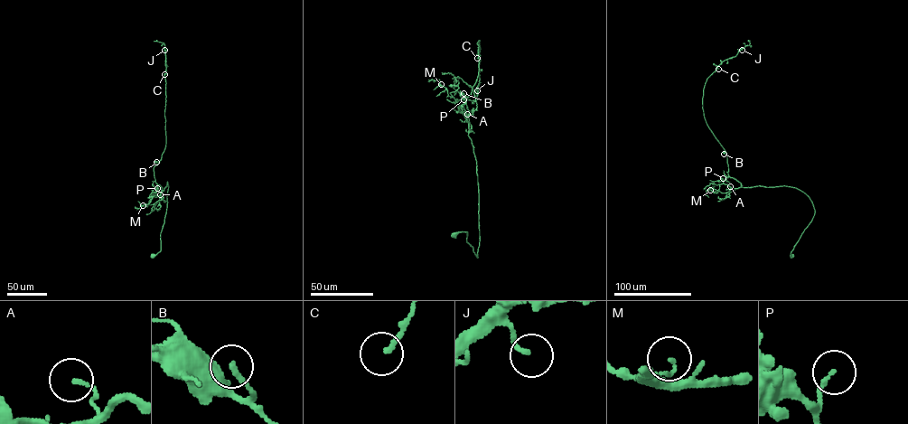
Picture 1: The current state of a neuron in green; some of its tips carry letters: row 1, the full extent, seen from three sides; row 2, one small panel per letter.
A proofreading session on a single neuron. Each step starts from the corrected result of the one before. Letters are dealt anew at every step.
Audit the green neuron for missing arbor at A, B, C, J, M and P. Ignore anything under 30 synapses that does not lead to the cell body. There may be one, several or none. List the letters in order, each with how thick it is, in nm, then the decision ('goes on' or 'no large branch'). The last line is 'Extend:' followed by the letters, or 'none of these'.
A: 110 nm thick; no large branch
B: 170 nm thick; no large branch
C: 160 nm thick; no large branch
J: 140 nm thick; no large branch
M: 110 nm thick; no large branch
P: 130 nm thick; no large branch
Extend: none of these

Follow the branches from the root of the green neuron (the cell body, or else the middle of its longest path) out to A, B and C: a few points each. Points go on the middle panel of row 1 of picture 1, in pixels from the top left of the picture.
A: (454, 235), (467, 232), (467, 242), (478, 258), (476, 158), (465, 117), (467, 114)
B: (454, 235), (467, 232), (478, 258), (478, 176), (471, 125), (458, 102), (467, 98), (463, 93)
C: (454, 235), (467, 232), (478, 258), (476, 160), (471, 125), (458, 102), (477, 80), (479, 40), (477, 58)

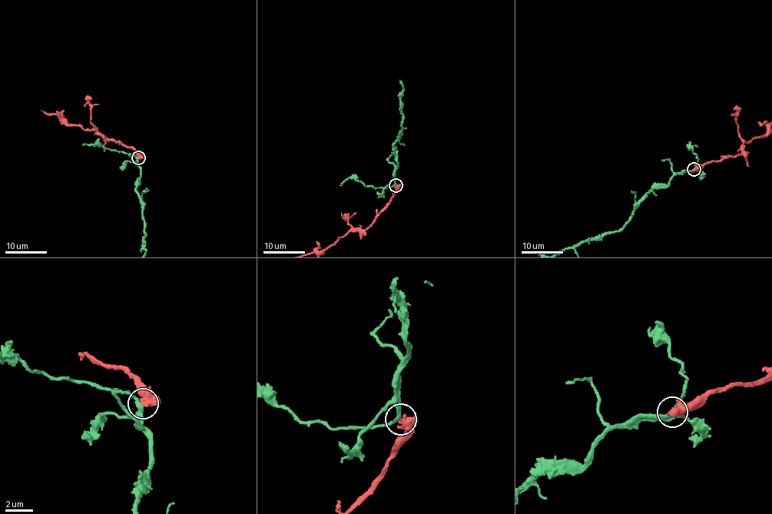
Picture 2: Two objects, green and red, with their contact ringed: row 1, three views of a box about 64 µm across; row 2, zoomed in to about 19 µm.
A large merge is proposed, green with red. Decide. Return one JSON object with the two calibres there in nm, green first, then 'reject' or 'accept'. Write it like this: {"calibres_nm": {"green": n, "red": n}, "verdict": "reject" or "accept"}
{"calibres_nm": {"green": 240, "red": 360}, "verdict": "accept"}

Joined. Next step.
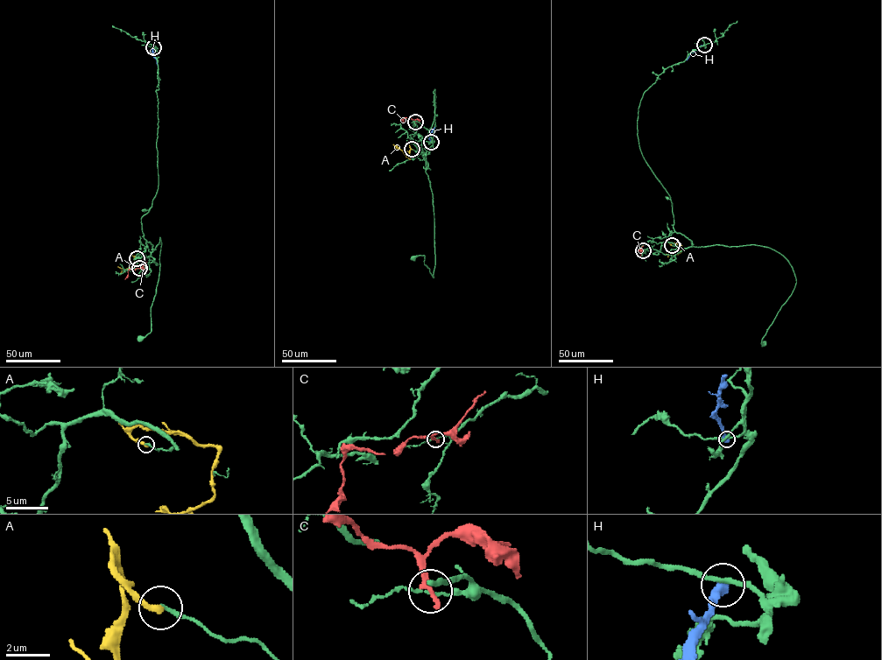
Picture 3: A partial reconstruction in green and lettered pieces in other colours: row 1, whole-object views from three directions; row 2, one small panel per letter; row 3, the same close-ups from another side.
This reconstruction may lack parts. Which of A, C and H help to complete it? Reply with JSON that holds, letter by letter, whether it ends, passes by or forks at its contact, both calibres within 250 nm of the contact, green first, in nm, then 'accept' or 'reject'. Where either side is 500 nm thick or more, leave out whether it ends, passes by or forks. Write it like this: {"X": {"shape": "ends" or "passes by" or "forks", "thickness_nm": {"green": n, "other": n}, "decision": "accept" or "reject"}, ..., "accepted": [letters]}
{"A": {"shape": "ends", "thickness_nm": {"green": 160, "other": 300}, "decision": "reject"}, "C": {"shape": "ends", "thickness_nm": {"green": 100, "other": 280}, "decision": "reject"}, "H": {"shape": "ends", "thickness_nm": {"green": 190, "other": 460}, "decision": "reject"}, "accepted": []}

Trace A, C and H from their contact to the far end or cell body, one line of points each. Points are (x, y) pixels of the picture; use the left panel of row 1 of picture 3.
A: (137, 258), (134, 256), (135, 263), (131, 267), (123, 270), (118, 266)
C: (140, 268), (129, 270), (125, 279)
H: (154, 47), (153, 56), (158, 66)

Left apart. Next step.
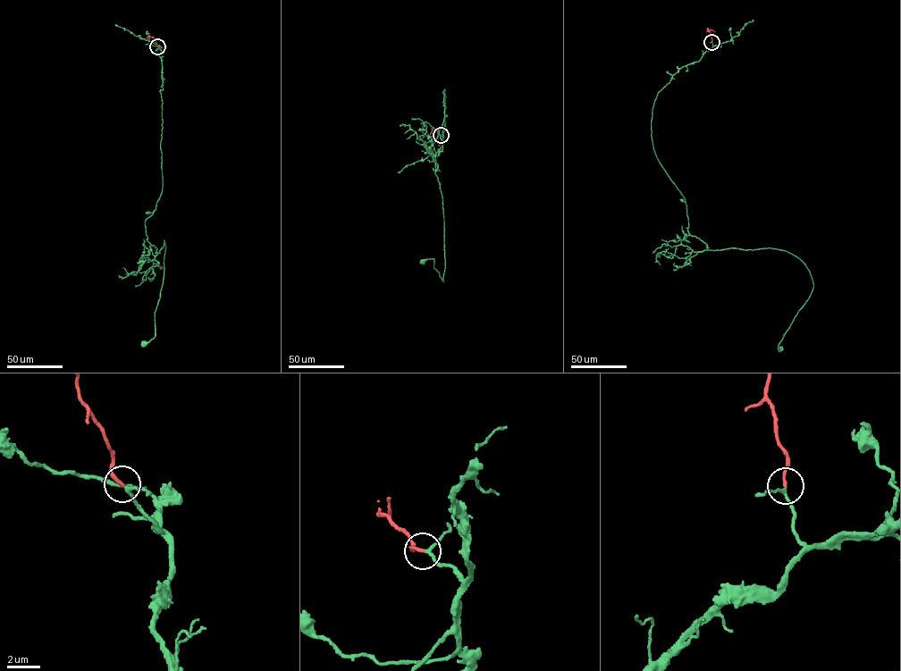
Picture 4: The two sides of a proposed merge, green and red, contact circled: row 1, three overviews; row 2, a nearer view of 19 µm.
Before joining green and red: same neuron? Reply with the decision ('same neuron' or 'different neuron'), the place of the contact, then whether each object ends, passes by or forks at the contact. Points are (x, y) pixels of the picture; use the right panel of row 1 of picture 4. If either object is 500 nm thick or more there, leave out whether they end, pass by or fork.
same neuron | (711, 42) | green passes by | red ends

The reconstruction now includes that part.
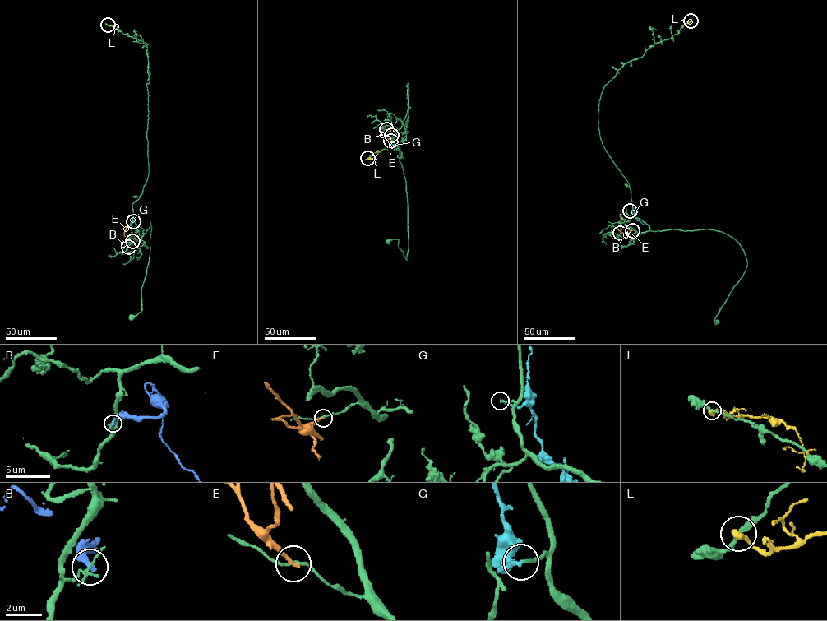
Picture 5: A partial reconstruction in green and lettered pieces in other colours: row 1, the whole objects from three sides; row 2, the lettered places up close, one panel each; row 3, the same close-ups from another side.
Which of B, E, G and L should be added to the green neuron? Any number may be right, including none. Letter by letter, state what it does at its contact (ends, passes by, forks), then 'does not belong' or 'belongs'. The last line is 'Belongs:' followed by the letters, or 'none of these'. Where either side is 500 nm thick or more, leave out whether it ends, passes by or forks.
B: it ends | does not belong
E: it ends | does not belong
G: it ends | belongs
L: it ends | does not belong
Belongs: G

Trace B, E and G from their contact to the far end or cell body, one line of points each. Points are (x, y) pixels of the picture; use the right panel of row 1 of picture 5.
B: (620, 233), (625, 233), (625, 229), (630, 240)
E: (632, 230), (621, 220), (620, 215), (625, 212)
G: (630, 210), (634, 211), (643, 224)

